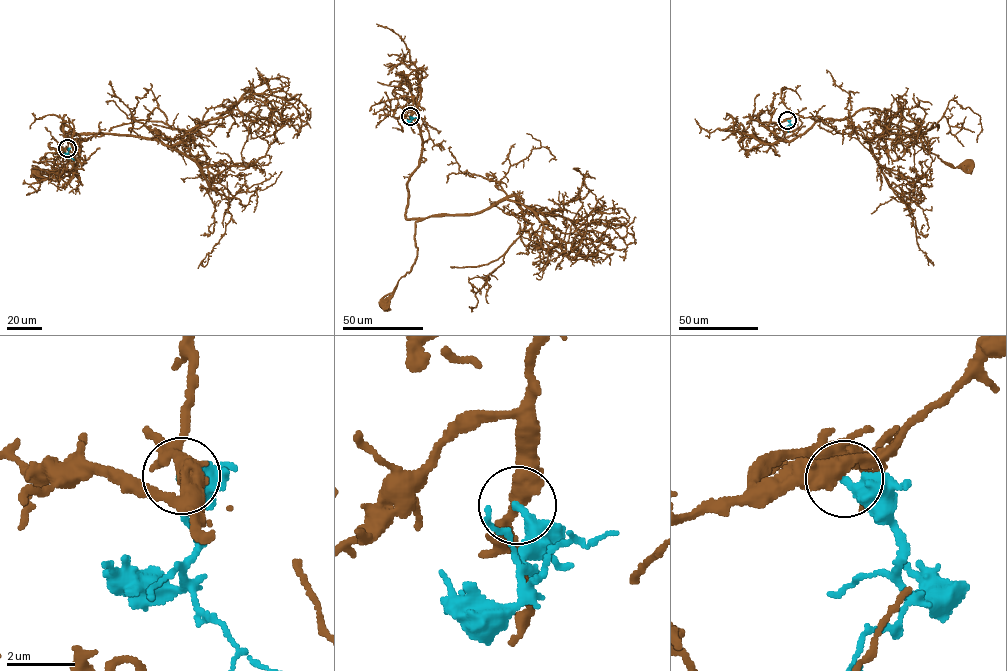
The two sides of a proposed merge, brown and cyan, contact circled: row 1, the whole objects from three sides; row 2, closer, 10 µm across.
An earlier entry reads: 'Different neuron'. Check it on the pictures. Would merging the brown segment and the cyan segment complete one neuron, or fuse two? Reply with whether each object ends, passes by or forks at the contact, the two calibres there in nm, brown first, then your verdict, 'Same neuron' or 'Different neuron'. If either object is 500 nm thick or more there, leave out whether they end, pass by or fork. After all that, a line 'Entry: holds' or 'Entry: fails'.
At the ring brown passes by. At the ring cyan ends. Thickness 480 nm (brown) against 360 nm. Different neuron
Entry: holds

